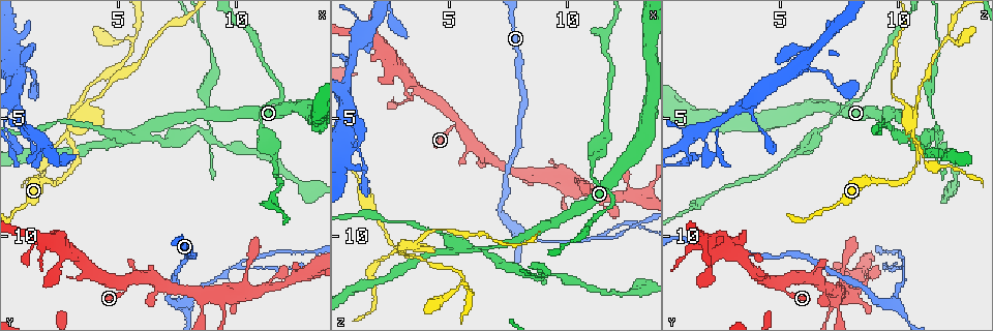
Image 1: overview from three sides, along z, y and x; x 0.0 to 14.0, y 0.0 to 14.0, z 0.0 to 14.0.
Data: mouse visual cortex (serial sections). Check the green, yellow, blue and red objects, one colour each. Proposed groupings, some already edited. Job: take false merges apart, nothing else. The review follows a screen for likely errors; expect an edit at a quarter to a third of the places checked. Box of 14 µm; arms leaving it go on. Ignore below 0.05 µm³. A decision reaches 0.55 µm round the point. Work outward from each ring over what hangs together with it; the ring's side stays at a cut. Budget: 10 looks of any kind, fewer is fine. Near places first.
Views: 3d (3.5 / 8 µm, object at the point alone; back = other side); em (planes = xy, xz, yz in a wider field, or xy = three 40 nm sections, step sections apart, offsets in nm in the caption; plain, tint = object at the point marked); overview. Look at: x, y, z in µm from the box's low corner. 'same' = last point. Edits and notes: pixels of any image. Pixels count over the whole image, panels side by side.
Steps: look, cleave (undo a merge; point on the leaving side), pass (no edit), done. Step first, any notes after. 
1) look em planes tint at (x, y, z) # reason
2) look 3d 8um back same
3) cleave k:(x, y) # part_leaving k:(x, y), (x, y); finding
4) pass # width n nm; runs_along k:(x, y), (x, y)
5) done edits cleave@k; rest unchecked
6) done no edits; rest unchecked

look 3d 8um at (5.2, 12.1, 5.2) # abrupt turn

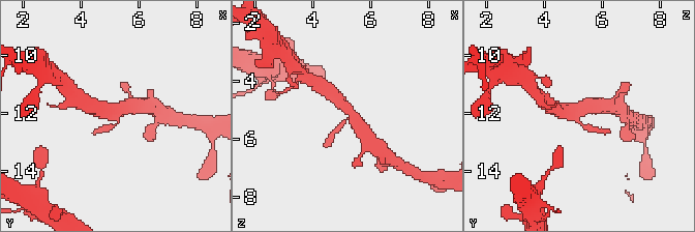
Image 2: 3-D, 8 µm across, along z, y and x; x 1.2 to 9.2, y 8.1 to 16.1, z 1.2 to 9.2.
look 3d 3.5um at (5.2, 12.2, 5.2)

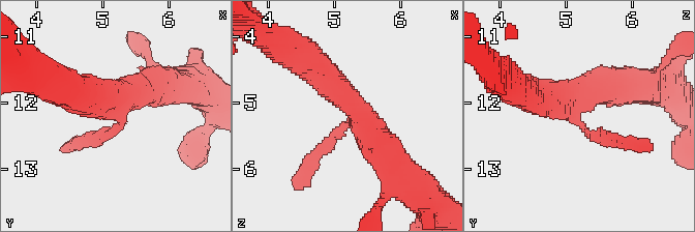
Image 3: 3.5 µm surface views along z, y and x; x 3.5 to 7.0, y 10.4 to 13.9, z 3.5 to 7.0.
look em xy step 1 tint at (5.30, 12.20, 5.10)

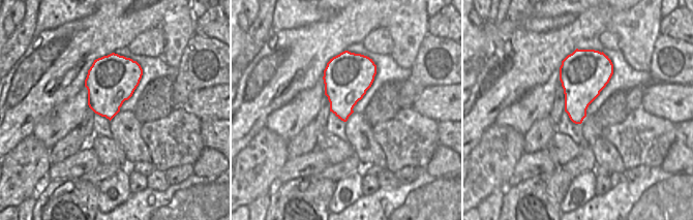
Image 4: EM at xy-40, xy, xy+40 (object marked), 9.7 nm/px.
pass # runs_along 3:(84, 142), (113, 133), (125, 100), (154, 88); continuous, no second cell

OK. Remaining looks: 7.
look 3d 3.5um at (8.0, 12.7, 9.8) # branch point

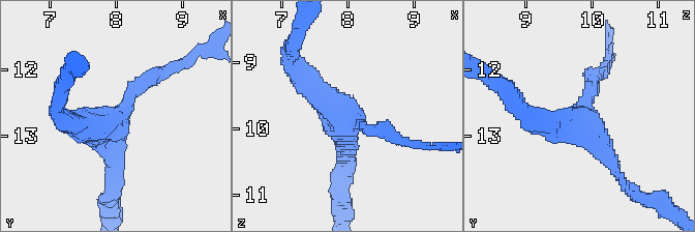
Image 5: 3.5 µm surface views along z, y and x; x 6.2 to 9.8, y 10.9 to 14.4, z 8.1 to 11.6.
look em xy step 1 tint at (8.00, 12.75, 9.85) # arms 3; arm_widths 200, 200, 350 nm

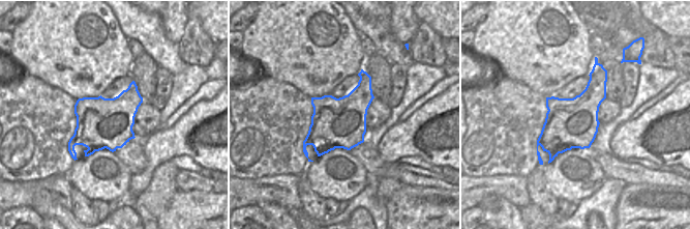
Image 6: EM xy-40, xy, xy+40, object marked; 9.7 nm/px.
pass # runs_along 5:(296, 71), (346, 119), (394, 136); continuous, no second cell

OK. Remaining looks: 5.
look 3d 3.5um at (10.2, 11.3, 10.2) # thin neck

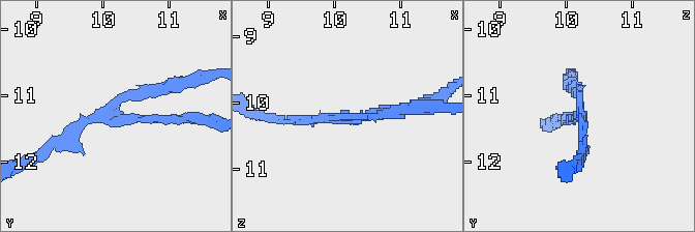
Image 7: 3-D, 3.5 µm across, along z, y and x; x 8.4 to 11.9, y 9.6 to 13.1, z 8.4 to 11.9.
look em xy step 2 tint at (10.15, 11.25, 10.25) # arms 3; arm_widths 100, 150, 150 nm; now the EM

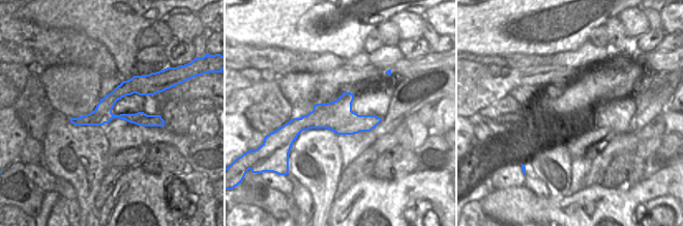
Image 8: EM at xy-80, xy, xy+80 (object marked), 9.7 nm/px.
look em xy step 5 tint same # cut it another way

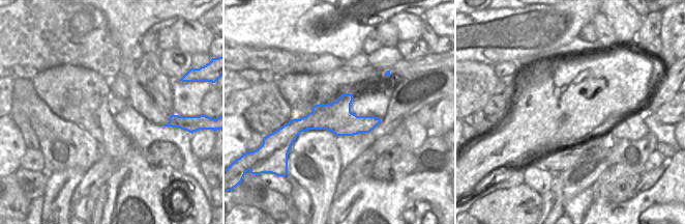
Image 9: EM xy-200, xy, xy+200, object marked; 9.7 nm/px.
cleave 7:(156, 118) # part_leaving 7:(119, 116), (214, 122); a second cell is stuck on

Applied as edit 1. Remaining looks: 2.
look 3d 8um at (6.3, 5.5, 10.5) # three-way junction

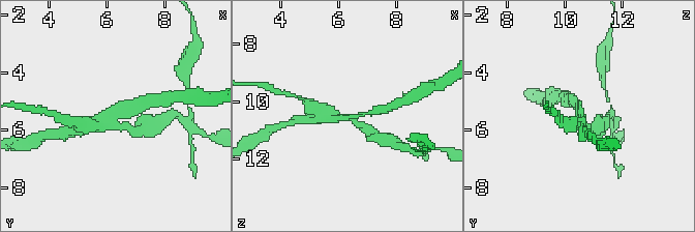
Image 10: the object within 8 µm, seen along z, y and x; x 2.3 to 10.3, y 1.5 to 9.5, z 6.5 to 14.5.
look em xy step 1 tint at (6.3, 5.5, 10.5) # arms 3; arm_widths 200, 250, 300 nm

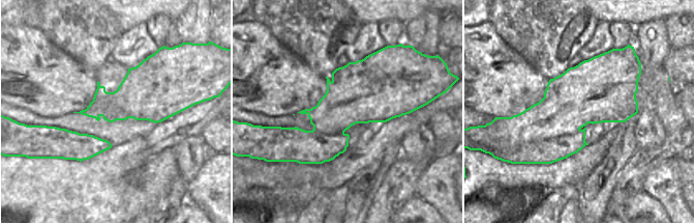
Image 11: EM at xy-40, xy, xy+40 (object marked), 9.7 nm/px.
cleave 10:(564, 122) # width 600 nm; border 11:(579, 129), (527, 143); two cells meet here

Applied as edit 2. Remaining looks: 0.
done edits cleave@7, cleave@10; rest unchecked

